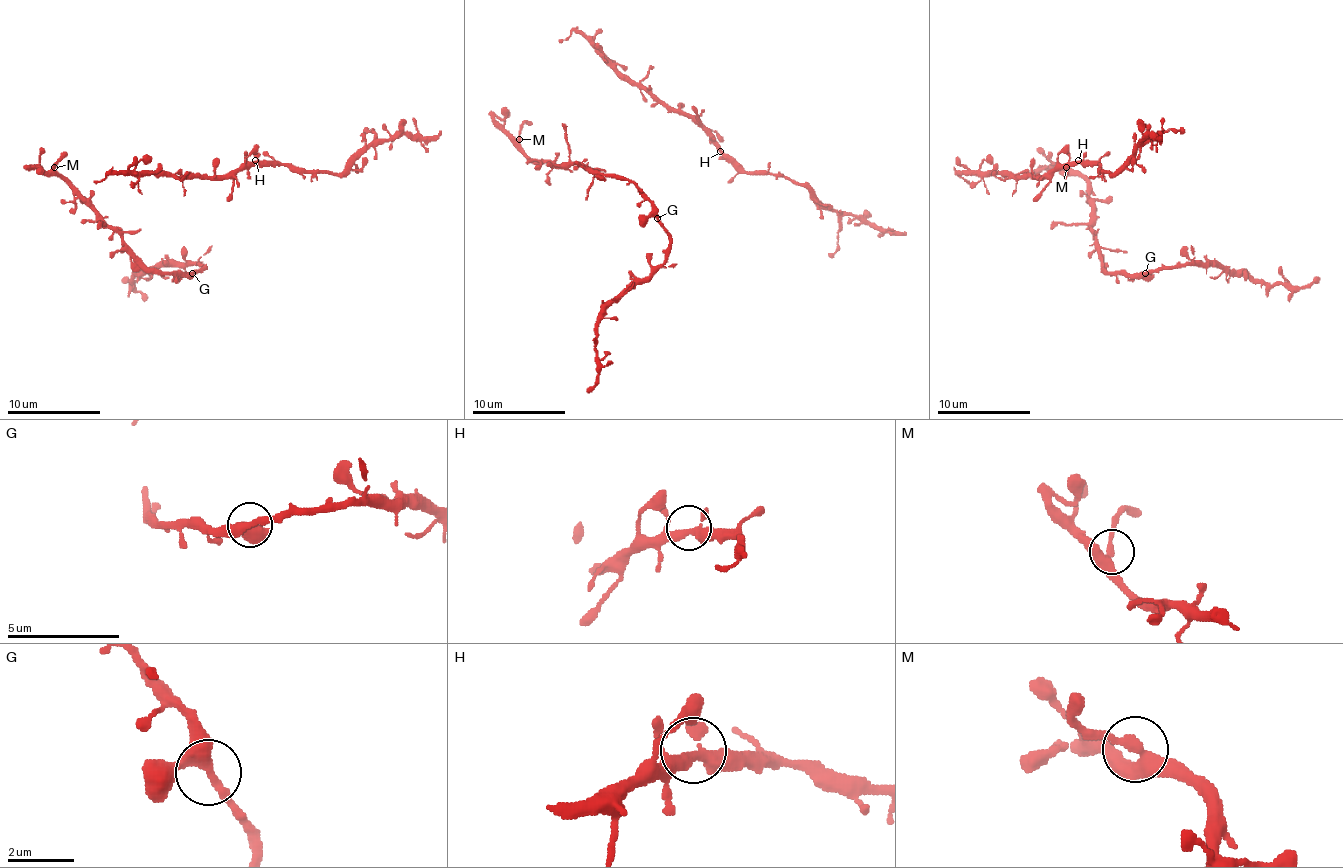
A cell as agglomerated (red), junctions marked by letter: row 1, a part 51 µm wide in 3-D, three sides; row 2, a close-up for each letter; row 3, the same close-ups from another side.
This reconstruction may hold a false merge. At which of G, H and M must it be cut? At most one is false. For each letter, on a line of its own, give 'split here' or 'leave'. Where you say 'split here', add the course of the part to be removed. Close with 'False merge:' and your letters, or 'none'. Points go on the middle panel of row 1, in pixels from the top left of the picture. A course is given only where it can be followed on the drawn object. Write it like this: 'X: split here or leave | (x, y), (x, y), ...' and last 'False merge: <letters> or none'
G: leave
H: leave
M: leave
False merge: none

